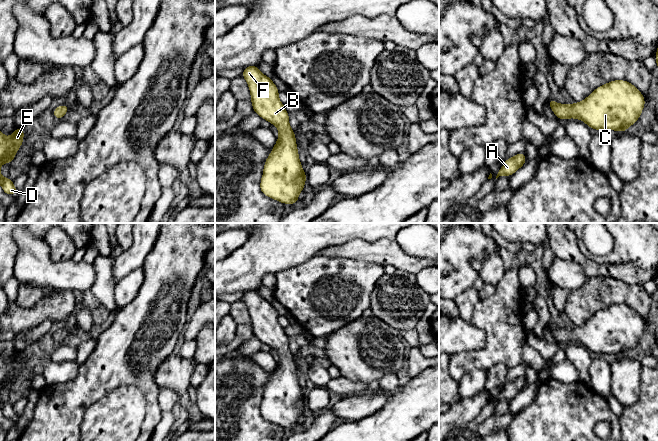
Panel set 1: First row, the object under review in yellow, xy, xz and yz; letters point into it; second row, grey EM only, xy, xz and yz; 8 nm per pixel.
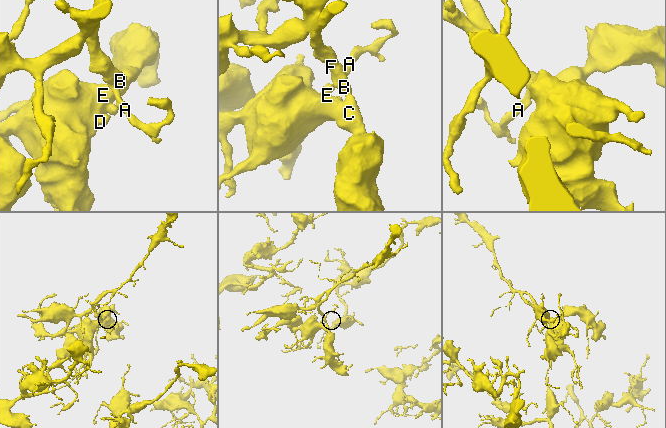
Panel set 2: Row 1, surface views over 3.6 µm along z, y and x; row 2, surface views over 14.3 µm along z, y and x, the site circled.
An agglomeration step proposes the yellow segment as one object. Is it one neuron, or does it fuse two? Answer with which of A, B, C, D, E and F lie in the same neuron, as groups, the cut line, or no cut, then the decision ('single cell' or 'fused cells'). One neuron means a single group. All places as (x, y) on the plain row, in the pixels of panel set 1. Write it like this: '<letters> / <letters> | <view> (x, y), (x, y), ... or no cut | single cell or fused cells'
A B C D E F | no cut | single cell

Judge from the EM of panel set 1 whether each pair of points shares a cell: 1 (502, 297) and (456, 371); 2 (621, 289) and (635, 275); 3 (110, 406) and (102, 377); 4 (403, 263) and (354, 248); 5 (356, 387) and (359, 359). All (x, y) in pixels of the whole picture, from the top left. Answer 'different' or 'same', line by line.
1: same
2: different
3: different
4: same
5: different

